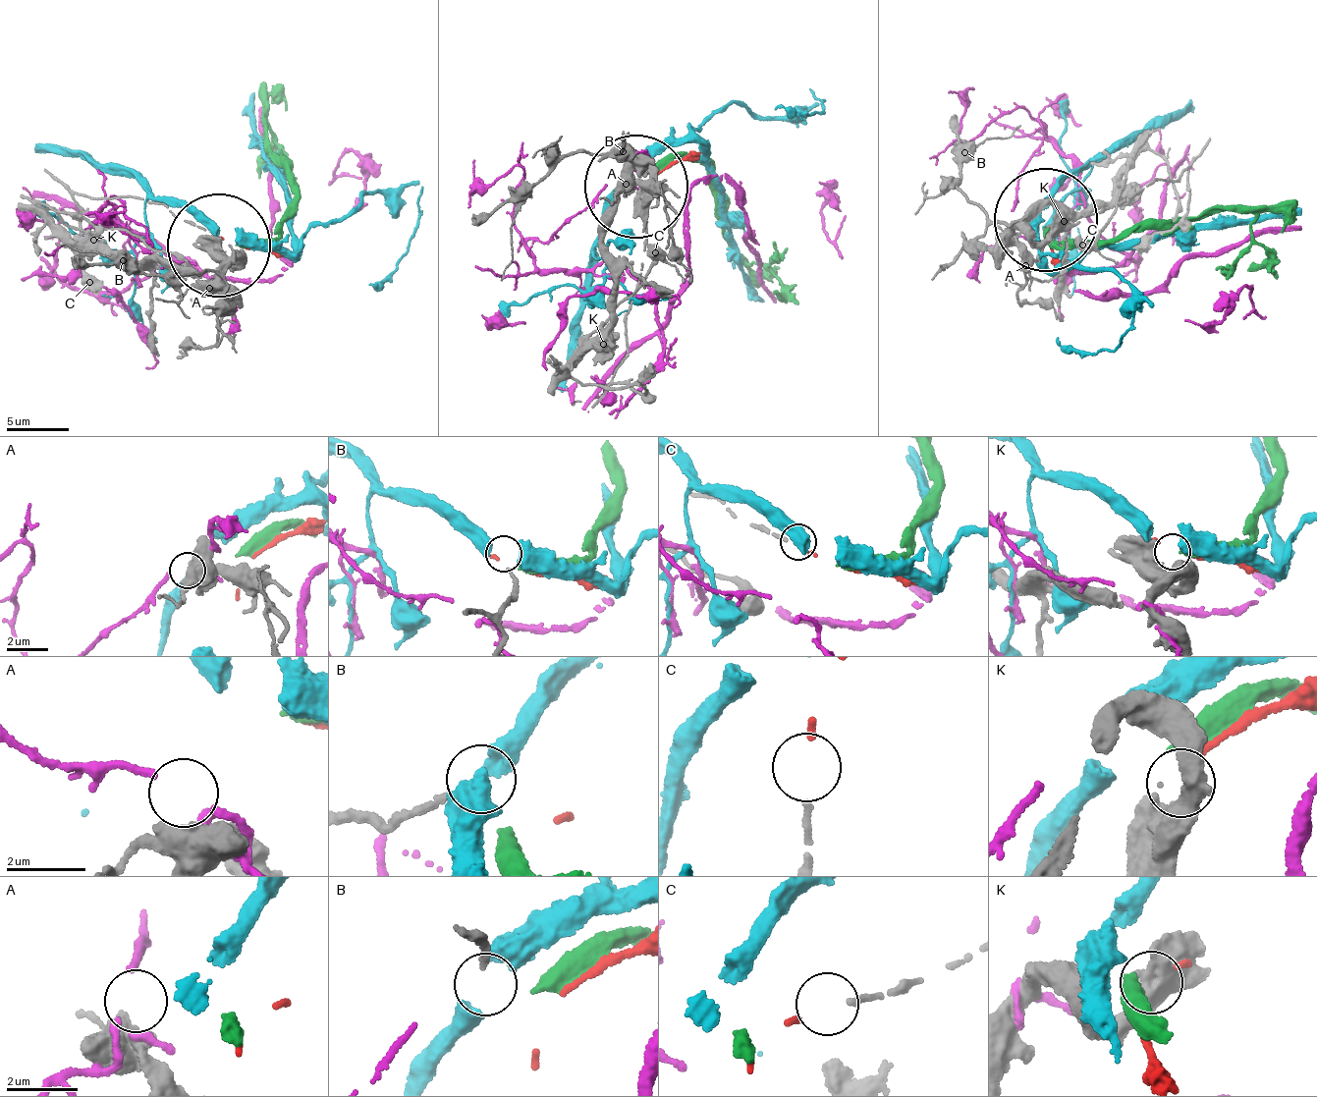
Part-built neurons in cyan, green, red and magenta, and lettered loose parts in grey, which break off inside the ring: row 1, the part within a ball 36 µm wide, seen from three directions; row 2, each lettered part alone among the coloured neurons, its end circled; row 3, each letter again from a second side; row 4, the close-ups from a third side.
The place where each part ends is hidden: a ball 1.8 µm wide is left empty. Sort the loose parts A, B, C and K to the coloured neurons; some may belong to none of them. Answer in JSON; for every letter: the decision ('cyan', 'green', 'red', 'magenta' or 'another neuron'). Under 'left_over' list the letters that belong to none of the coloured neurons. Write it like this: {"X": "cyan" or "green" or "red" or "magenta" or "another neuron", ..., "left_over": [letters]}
{"A": "another neuron", "B": "cyan", "C": "red", "K": "green", "left_over": ["A"]}

